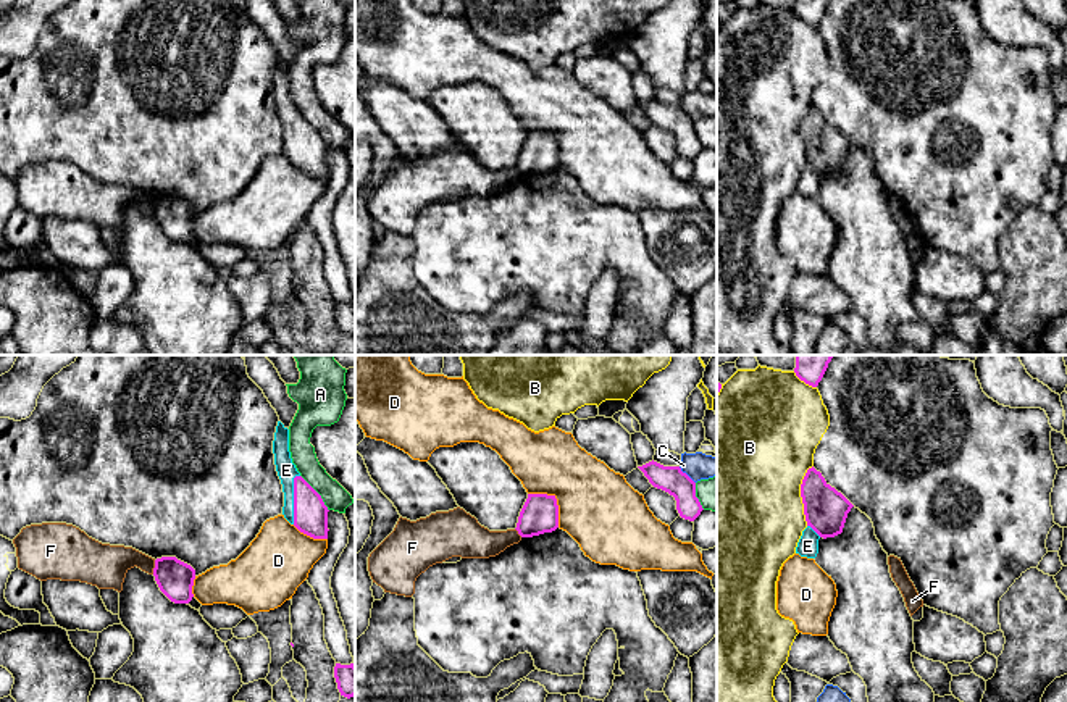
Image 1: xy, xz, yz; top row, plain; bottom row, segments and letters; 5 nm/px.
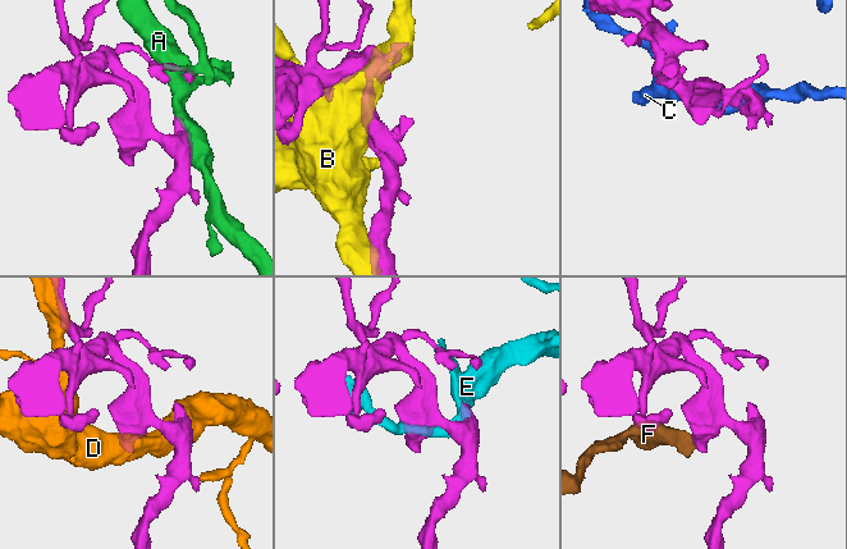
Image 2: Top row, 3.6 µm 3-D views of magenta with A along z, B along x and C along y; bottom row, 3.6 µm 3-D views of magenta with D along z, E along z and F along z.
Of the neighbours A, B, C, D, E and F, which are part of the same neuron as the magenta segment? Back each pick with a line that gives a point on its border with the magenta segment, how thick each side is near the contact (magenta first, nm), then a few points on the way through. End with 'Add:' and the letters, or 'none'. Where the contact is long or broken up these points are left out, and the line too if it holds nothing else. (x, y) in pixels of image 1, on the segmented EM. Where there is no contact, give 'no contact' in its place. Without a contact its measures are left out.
E: xy (294, 499) | 180/100 nm
Add: E

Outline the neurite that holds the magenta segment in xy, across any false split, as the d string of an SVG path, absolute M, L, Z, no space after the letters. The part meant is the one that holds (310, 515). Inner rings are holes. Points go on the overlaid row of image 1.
M278 421L273 453L284 492L284 518L313 539L328 539L328 507L321 495L300 476L289 452L289 429Z

